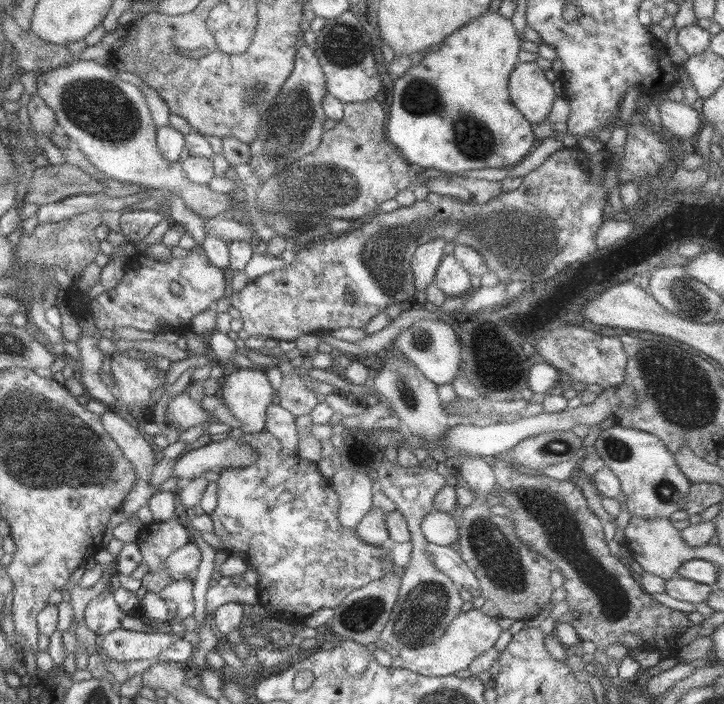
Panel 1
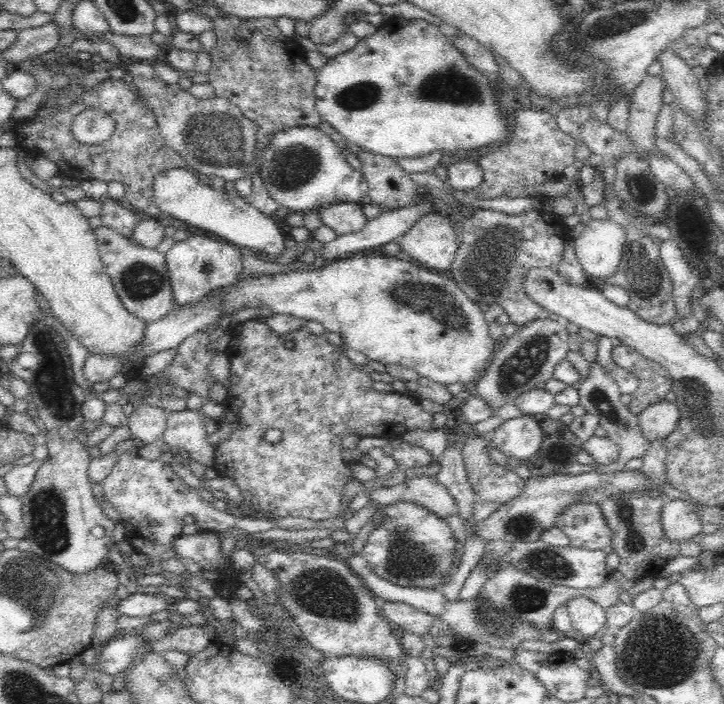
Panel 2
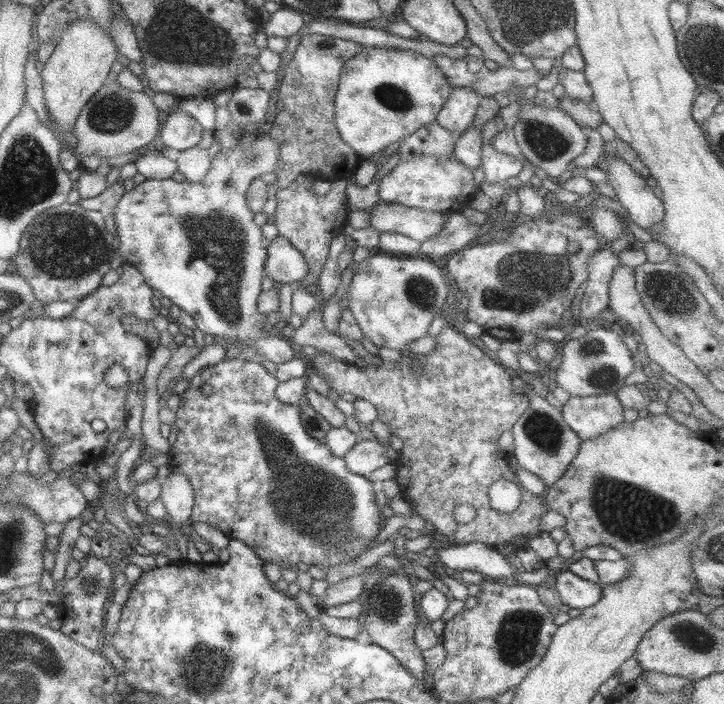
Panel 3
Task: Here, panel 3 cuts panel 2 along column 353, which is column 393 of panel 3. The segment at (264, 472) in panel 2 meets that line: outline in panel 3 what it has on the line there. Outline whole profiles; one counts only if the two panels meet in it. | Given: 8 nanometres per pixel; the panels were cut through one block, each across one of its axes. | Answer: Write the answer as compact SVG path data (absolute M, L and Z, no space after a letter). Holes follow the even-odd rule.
M449 320L448 323L450 324L443 325L441 331L435 336L435 347L431 350L431 353L428 353L427 355L419 353L411 355L412 358L415 358L415 362L419 364L419 374L417 374L417 372L413 374L413 372L411 372L411 367L408 368L406 365L401 365L400 362L394 366L386 363L379 365L366 364L360 369L355 364L347 364L347 362L340 361L327 353L321 353L319 356L315 355L306 361L309 372L314 372L317 376L322 377L328 384L329 389L335 391L337 395L340 396L343 392L349 392L349 394L353 395L355 399L371 404L376 411L376 420L379 420L383 424L387 425L387 427L389 427L389 431L391 431L391 435L401 440L403 448L401 448L401 451L398 454L398 460L396 461L397 469L395 470L394 480L399 487L400 494L403 495L404 500L412 507L412 511L415 512L419 518L430 522L431 526L435 529L435 532L441 534L441 536L445 536L445 538L448 538L449 541L452 541L455 545L481 543L487 545L488 547L492 547L495 544L511 544L516 548L524 548L525 544L527 544L531 538L540 534L541 531L538 529L539 520L545 512L549 511L549 508L547 508L547 502L545 502L542 495L537 496L530 493L524 493L520 509L509 513L500 513L493 510L489 506L487 488L498 479L516 482L515 474L511 472L508 466L508 455L499 448L497 440L502 432L509 431L513 427L513 424L519 419L519 416L527 409L528 399L522 393L514 394L511 391L511 379L513 376L509 370L491 360L491 358L487 357L487 355L485 355L477 346L473 345L473 343L468 340L469 338L465 337L460 332L457 324L452 324ZM457 504L467 504L474 508L474 516L471 520L469 520L469 522L459 524L459 522L455 522L455 520L453 520L451 511L453 511L453 507Z

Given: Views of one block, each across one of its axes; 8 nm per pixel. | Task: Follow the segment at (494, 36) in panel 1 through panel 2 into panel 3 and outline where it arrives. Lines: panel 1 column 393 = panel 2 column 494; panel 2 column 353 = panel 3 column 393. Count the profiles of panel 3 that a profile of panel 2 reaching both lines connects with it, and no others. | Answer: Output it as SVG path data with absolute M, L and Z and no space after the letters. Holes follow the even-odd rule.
M363 47L362 50L355 54L355 57L349 58L346 62L343 62L342 72L339 73L339 81L336 86L336 91L333 97L333 120L335 122L335 128L339 134L339 138L357 154L360 158L372 158L379 154L384 148L395 141L401 140L413 131L417 130L420 126L429 124L435 121L435 117L445 99L449 97L449 91L451 91L451 84L447 84L445 76L435 67L431 59L424 58L415 52L410 52L409 50L394 50L394 49L381 49L381 48L368 48Z

